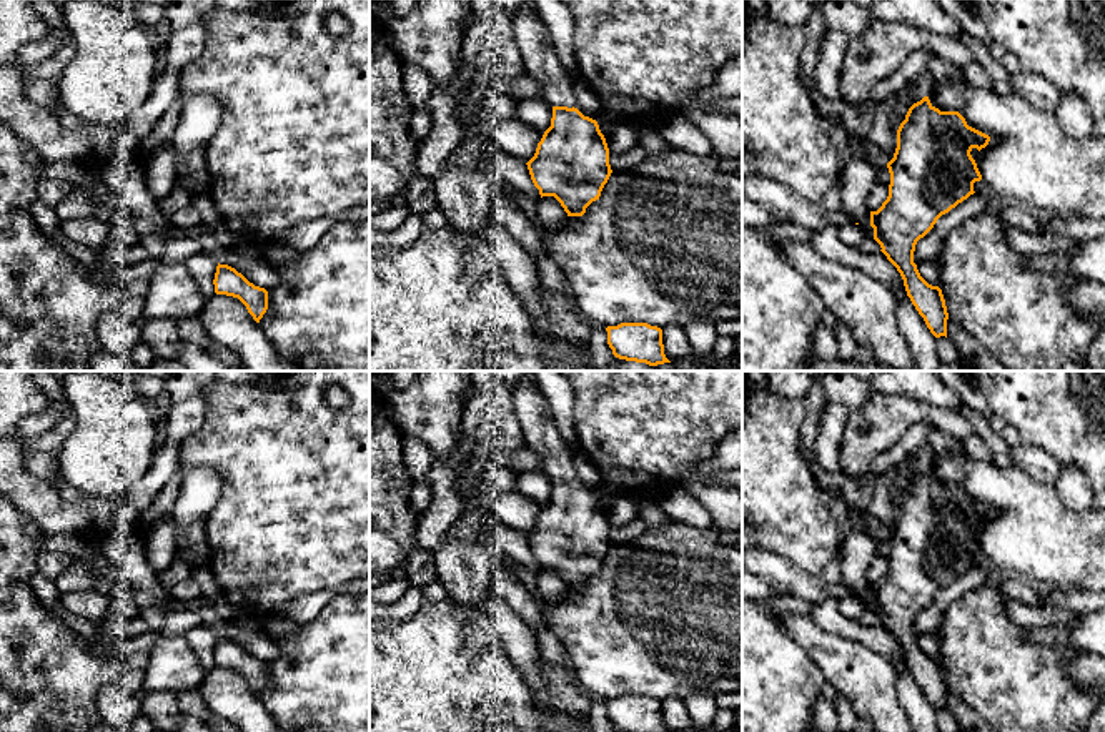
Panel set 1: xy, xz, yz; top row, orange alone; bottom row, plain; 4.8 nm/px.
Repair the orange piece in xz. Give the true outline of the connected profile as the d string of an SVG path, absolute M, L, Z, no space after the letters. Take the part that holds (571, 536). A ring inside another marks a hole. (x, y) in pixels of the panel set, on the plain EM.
M528 371L513 391L513 403L526 448L541 456L541 469L552 479L551 499L526 536L531 552L541 571L554 569L567 589L582 589L612 546L606 511L597 494L574 479L571 451L562 444L551 404Z

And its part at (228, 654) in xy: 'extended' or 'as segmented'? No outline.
as segmented

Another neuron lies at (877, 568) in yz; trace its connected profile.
M877 552L867 567L865 577L869 584L877 584L882 579L882 576L887 572L887 569L889 569L889 559L882 557Z

